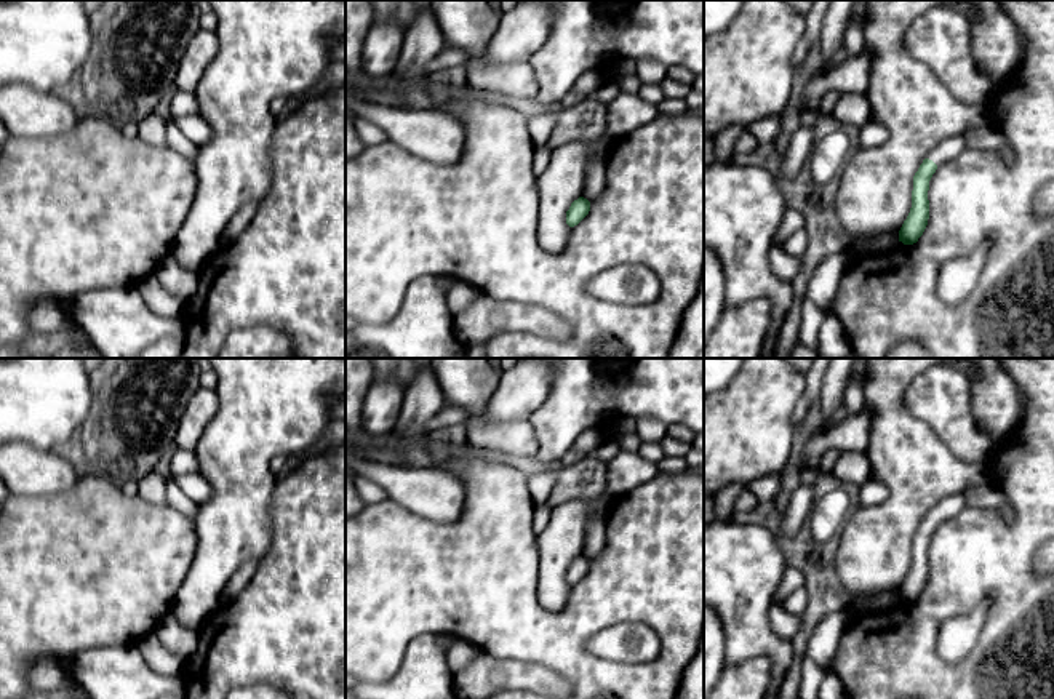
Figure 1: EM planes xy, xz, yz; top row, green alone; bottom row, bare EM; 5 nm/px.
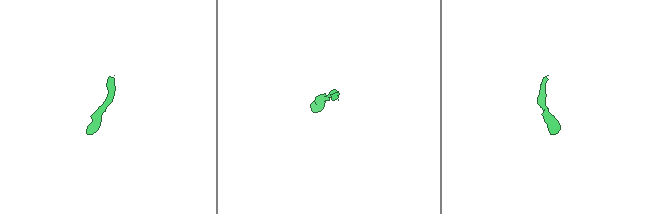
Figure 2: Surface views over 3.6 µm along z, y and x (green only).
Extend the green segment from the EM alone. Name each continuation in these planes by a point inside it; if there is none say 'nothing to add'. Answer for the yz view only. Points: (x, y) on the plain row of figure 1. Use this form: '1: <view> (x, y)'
1: yz (949, 507)

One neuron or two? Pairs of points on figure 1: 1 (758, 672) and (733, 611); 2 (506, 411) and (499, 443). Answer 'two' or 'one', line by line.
1: two
2: two

